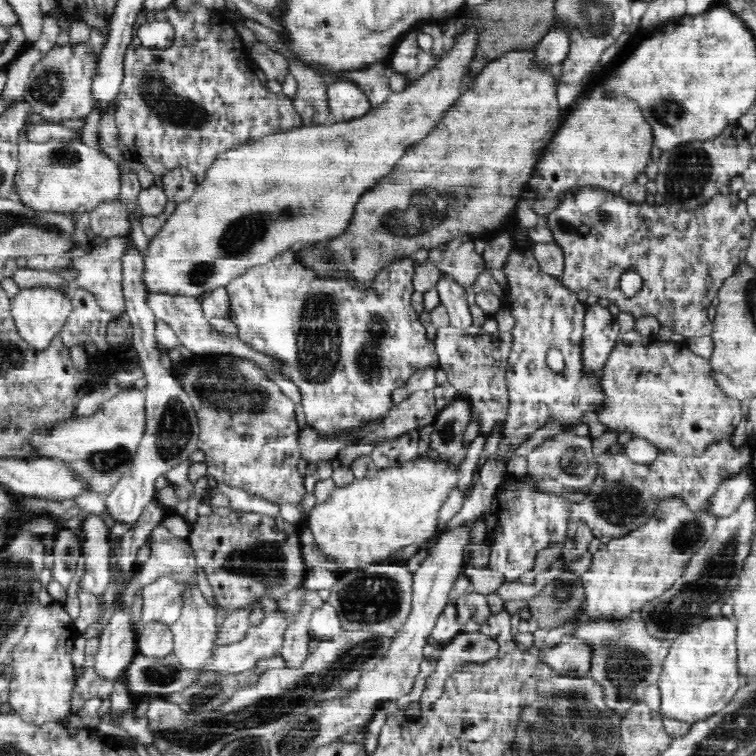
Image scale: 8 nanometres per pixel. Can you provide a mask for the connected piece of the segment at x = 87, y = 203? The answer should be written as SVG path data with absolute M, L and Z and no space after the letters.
M50 139L48 142L36 142L32 140L20 141L19 164L16 182L19 184L18 193L22 201L30 205L31 210L58 210L78 211L78 214L95 209L118 199L122 182L122 166L116 160L112 160L107 153L100 148L92 148L88 144L80 142L64 142L59 139Z

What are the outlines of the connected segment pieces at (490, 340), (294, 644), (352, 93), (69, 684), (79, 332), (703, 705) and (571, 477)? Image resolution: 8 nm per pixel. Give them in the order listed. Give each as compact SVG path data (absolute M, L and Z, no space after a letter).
M452 325L436 327L436 335L434 340L435 351L437 352L437 360L440 369L443 369L448 381L456 387L457 391L468 393L468 397L472 399L473 411L478 414L480 419L481 432L489 435L494 422L504 422L505 414L509 407L509 392L505 379L507 356L511 347L510 332L494 332L489 331L481 335L468 335L461 328Z
M312 591L307 597L305 606L295 614L295 621L286 629L279 656L284 659L284 666L288 671L301 672L304 669L310 651L308 648L310 616L316 608L324 604L324 598L318 594L318 591Z
M351 81L328 84L327 100L334 122L350 122L370 112L370 102L363 90Z
M54 602L41 610L38 618L28 626L28 632L11 653L14 658L11 665L14 675L9 681L9 702L13 712L20 715L24 722L36 727L68 716L72 692L76 686L72 652L74 642L81 633L64 607L64 604Z
M84 287L73 289L71 299L71 316L61 330L64 343L68 343L68 348L74 343L84 346L90 342L96 344L99 350L110 348L110 344L105 341L105 332L114 317L113 312L104 309L98 301L98 295Z
M719 615L698 624L669 641L659 687L662 691L661 716L676 717L692 724L726 706L742 685L737 662L737 622Z
M559 432L538 444L527 456L527 468L538 479L559 480L564 486L582 488L595 475L596 465L593 464L593 444L590 436L578 436L575 432Z

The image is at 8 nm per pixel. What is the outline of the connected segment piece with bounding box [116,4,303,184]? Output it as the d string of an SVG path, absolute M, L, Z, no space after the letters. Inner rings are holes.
M200 4L192 12L177 12L172 6L156 14L140 12L136 20L136 34L128 50L125 78L118 92L119 112L116 124L119 138L128 148L129 156L133 158L133 152L141 154L145 159L139 162L144 163L146 170L158 178L164 177L170 170L187 169L200 184L220 154L303 125L302 116L294 111L289 98L268 91L258 80L248 61L247 47L235 28L228 22L212 21L212 18L217 20L211 10ZM152 22L166 22L172 27L174 39L166 51L142 45L137 30Z

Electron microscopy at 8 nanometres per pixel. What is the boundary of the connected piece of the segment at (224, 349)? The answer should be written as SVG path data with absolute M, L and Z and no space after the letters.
M147 287L144 302L156 318L162 318L166 323L172 326L178 337L180 337L180 340L184 341L184 346L190 349L195 356L198 357L210 354L234 355L235 357L248 359L264 368L277 370L278 366L273 366L271 360L250 350L245 344L242 344L236 336L228 336L213 329L204 315L199 298L192 295L154 292L150 287Z

